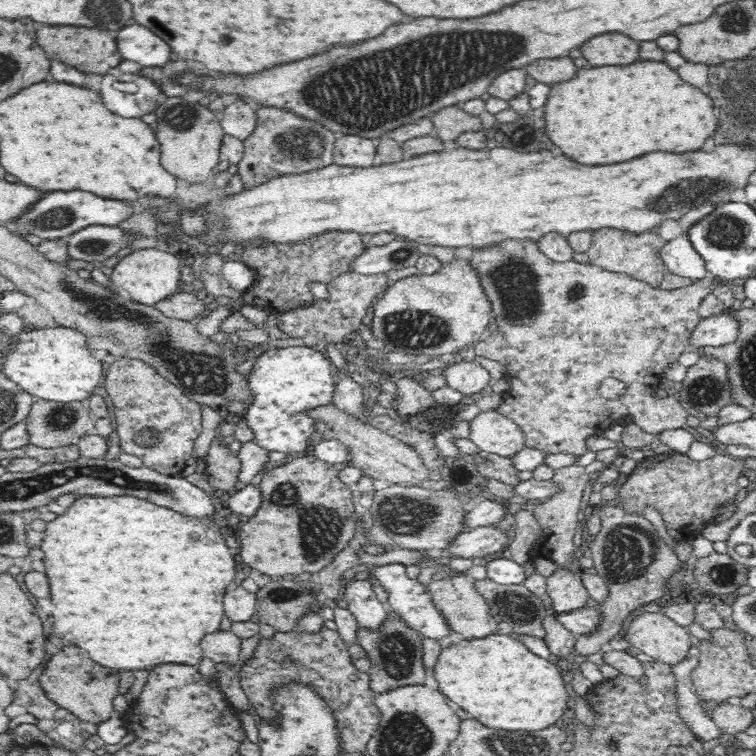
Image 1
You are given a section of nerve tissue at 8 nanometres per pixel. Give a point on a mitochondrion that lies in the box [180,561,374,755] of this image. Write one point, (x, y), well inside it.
(278, 594)

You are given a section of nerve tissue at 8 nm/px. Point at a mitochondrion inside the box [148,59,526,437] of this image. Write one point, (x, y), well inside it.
(416, 331)

